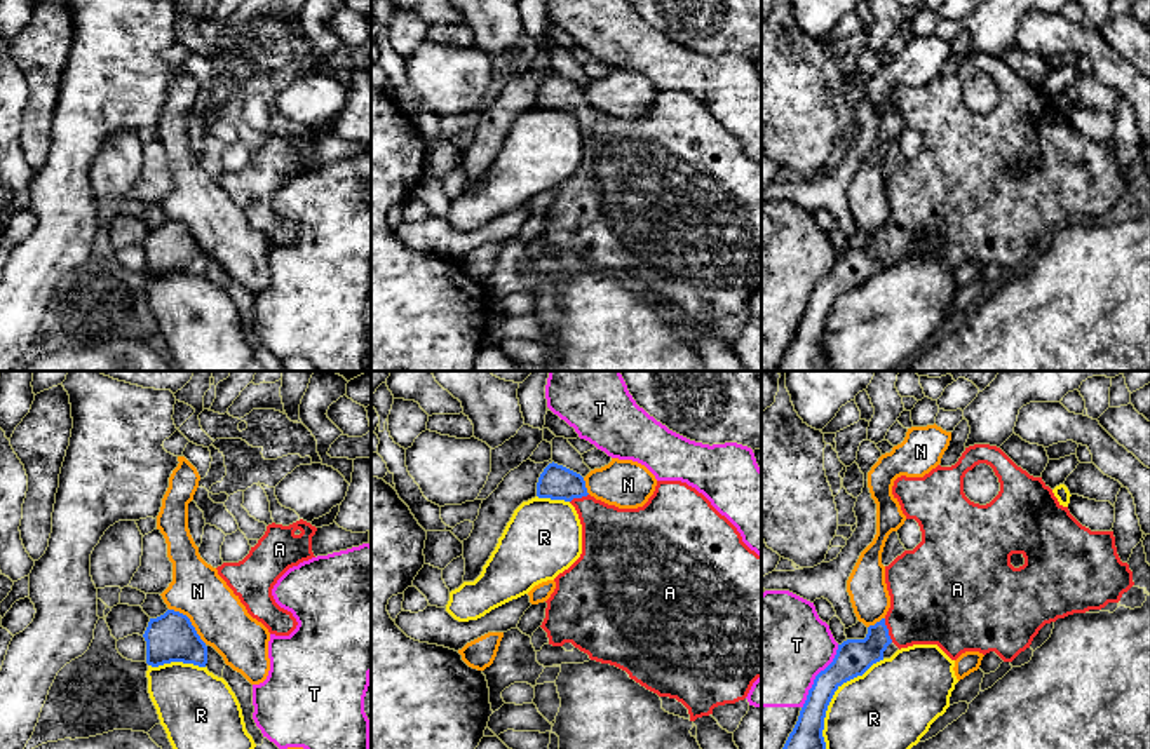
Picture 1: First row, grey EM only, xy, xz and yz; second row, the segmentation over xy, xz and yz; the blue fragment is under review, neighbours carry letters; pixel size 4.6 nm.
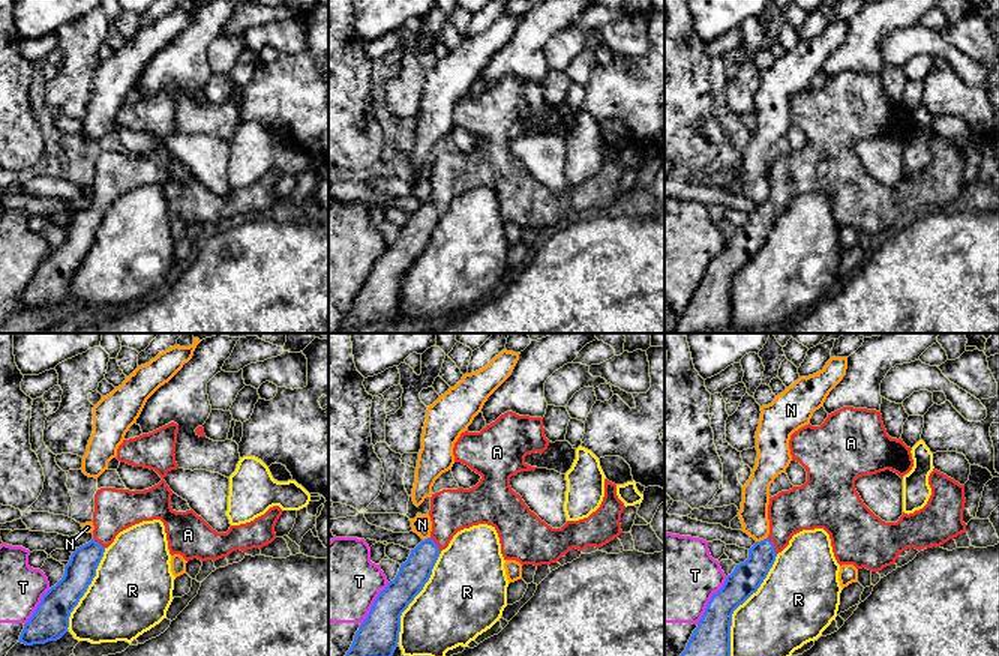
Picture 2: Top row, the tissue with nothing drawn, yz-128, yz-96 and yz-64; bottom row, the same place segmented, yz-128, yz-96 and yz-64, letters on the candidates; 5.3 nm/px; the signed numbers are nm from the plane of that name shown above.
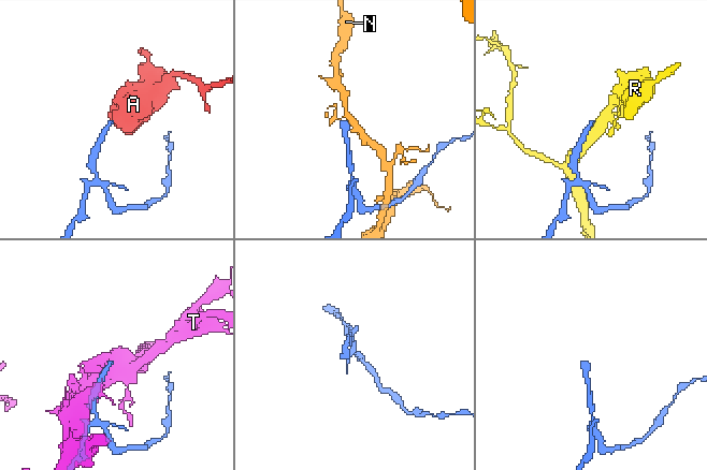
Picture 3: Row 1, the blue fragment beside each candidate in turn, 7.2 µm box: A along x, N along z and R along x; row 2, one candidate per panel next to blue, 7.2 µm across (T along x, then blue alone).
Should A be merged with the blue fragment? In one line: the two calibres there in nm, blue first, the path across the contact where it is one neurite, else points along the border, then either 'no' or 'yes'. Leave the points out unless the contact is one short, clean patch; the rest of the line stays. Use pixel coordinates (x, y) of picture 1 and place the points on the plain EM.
170/400 nm | across yz (854, 267), (863, 263), (887, 241), (903, 236), (933, 211) | yes

